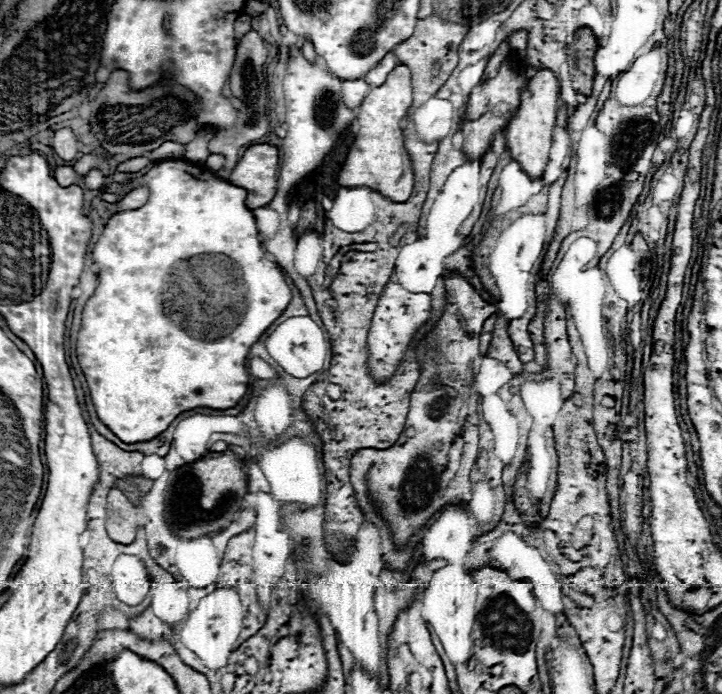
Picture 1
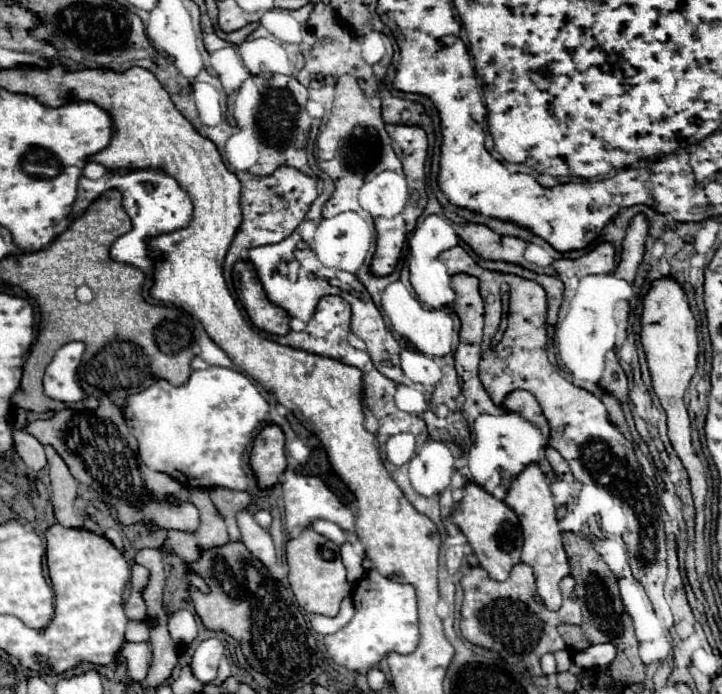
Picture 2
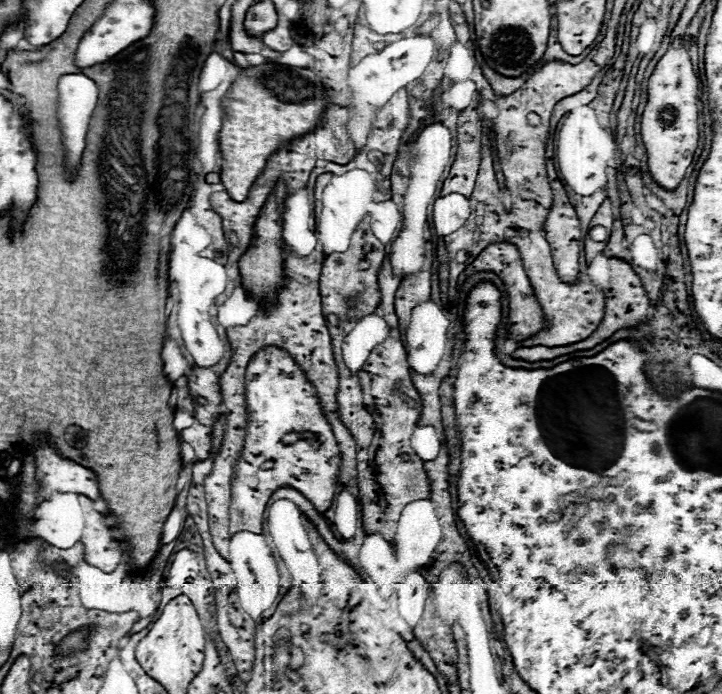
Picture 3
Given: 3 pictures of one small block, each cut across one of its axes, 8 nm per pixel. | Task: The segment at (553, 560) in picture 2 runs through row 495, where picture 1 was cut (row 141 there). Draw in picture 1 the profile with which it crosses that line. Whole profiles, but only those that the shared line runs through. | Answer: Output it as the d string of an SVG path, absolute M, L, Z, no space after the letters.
M542 68L538 70L528 86L520 94L520 106L510 118L506 126L506 146L512 154L514 160L520 162L520 166L530 174L530 178L542 178L548 154L550 154L550 144L552 144L552 130L556 124L556 112L558 112L558 78L554 76L552 70Z

